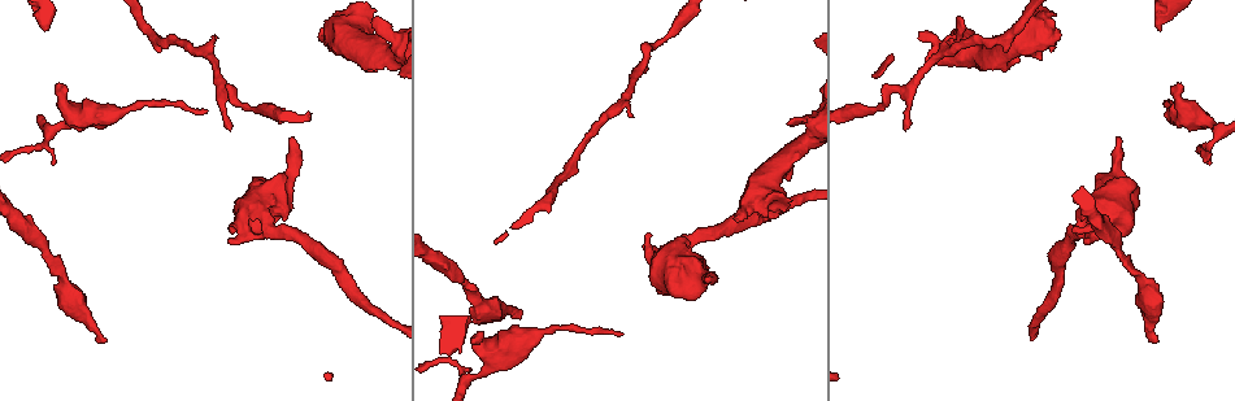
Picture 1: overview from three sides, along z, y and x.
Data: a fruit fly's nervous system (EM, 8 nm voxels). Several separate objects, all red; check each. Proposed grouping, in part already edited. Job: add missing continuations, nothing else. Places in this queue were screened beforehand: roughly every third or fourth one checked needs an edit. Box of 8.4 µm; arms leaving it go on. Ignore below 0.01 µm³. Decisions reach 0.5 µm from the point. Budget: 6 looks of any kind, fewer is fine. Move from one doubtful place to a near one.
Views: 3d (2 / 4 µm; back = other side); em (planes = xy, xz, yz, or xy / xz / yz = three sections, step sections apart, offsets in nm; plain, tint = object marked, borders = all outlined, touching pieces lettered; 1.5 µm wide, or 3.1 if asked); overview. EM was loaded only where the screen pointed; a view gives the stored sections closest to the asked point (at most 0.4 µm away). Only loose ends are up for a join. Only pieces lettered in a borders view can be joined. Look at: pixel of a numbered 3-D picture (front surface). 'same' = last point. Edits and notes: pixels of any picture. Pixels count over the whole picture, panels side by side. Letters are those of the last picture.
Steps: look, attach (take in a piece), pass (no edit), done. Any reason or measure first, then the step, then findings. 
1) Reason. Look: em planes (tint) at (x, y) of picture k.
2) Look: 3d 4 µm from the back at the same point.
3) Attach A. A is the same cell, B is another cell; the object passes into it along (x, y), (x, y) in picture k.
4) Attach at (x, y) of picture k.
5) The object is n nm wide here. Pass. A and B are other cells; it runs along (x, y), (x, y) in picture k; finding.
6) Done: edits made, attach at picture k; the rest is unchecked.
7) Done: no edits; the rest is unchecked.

Free end. Look: 3d 4 µm at (792, 118) of picture 1.

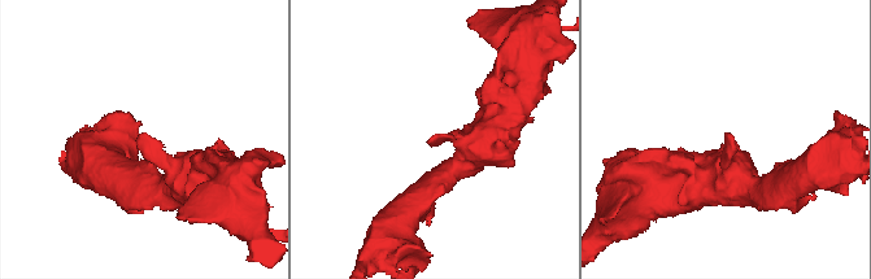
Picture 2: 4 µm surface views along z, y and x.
Shape alone is not enough. Look: em yz step 8 (tint) at (141, 132) of picture 2.

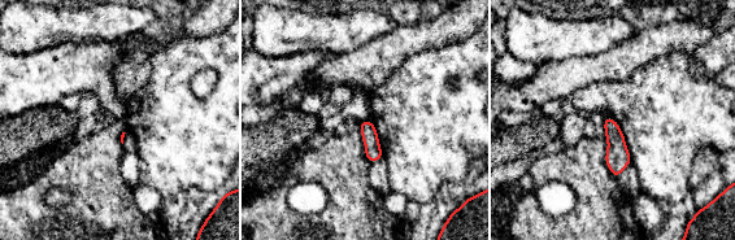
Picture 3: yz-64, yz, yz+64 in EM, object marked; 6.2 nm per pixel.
Another direction. Look: em planes (borders) at the same point.

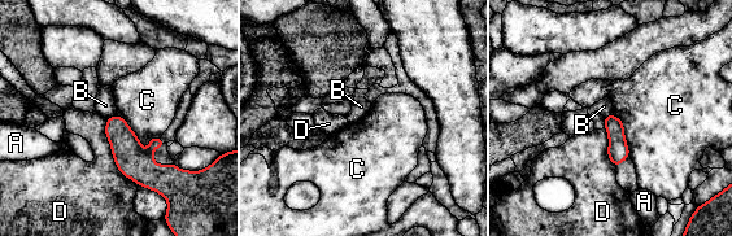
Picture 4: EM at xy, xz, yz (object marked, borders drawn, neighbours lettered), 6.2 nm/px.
Pass. A, B, C and D are other cells; a border runs along (116, 113), (107, 118) in picture 4; no lettered piece goes on from it.

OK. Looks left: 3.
Look: em planes (tint) at (649, 235) of picture 1.

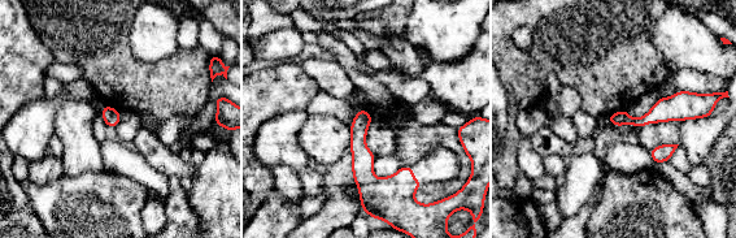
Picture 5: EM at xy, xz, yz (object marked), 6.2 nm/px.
See the neighbours. Look: em planes (borders) at the same point.

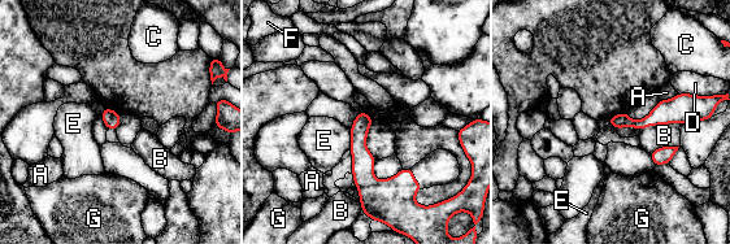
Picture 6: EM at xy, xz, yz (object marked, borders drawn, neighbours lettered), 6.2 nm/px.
The longest contact is with B, 260 nm. Pass. A, B, C, D, E, F and G are other cells; a border runs along (679, 122), (648, 125), (641, 131) in picture 6; none of them fits.

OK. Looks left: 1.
Done: no edits; the rest is unchecked.

